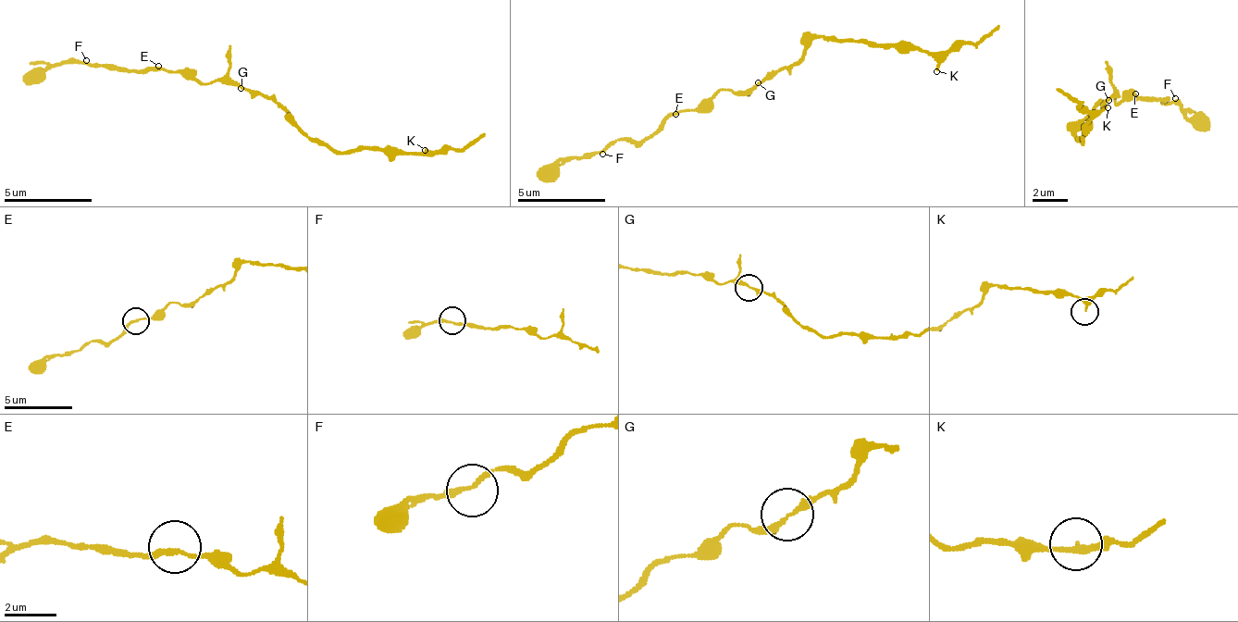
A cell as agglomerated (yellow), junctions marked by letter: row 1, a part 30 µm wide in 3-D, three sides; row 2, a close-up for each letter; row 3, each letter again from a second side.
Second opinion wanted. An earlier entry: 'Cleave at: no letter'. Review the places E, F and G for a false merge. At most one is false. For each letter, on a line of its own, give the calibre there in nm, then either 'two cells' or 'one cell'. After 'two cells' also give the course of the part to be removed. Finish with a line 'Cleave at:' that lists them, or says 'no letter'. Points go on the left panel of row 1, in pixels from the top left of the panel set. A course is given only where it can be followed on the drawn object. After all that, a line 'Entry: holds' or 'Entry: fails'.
E: calibre 170 nm; one cell
F: calibre 200 nm; one cell
G: calibre 200 nm; one cell
Cleave at: no letter
Entry: holds

